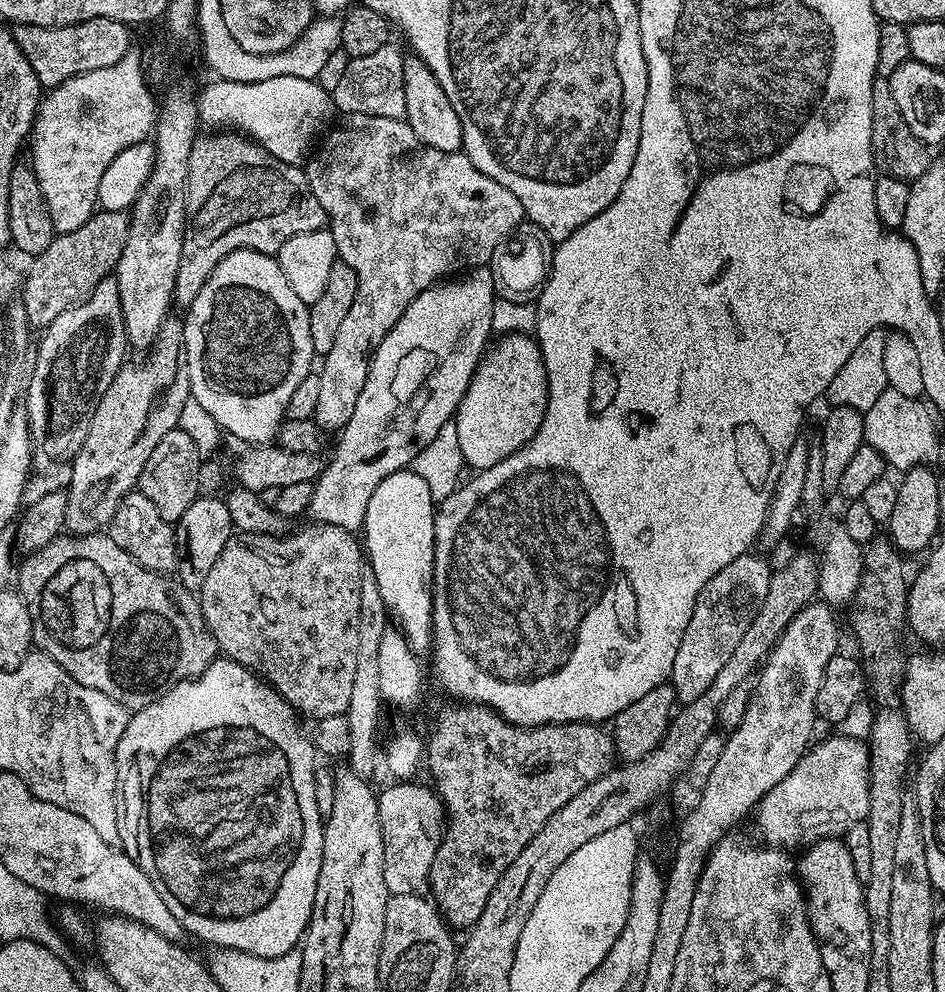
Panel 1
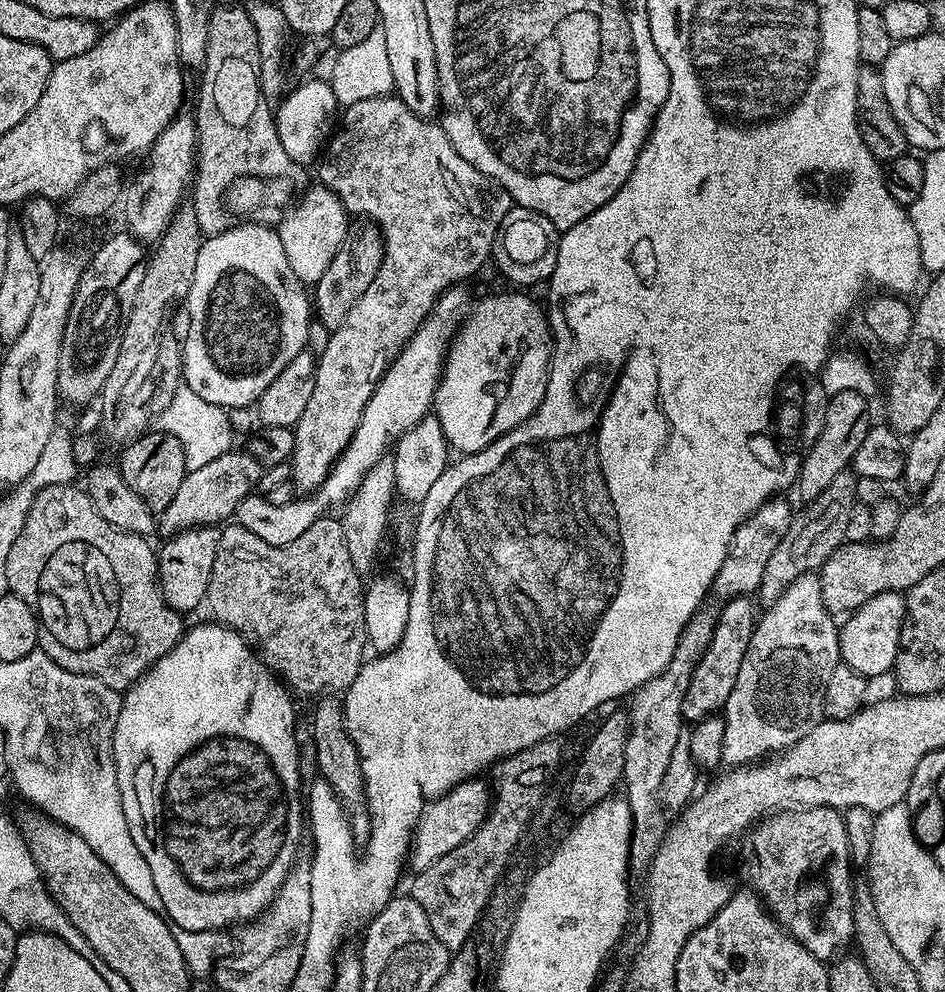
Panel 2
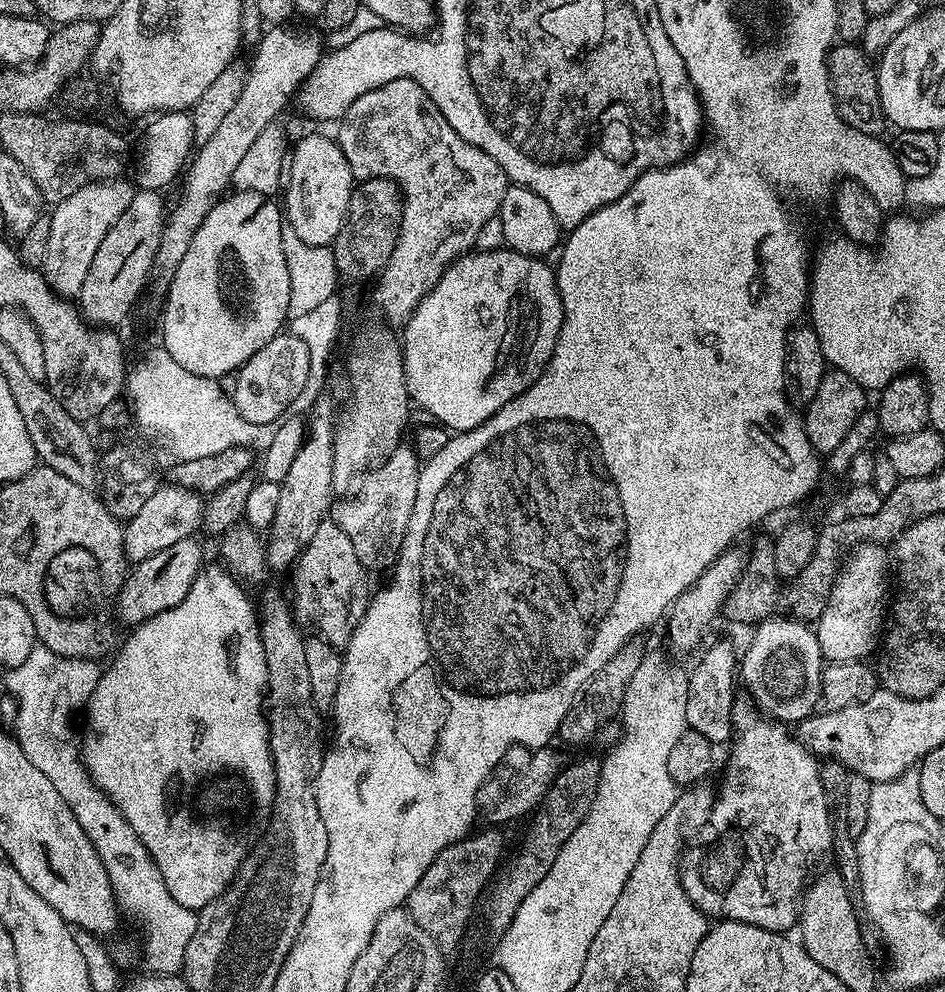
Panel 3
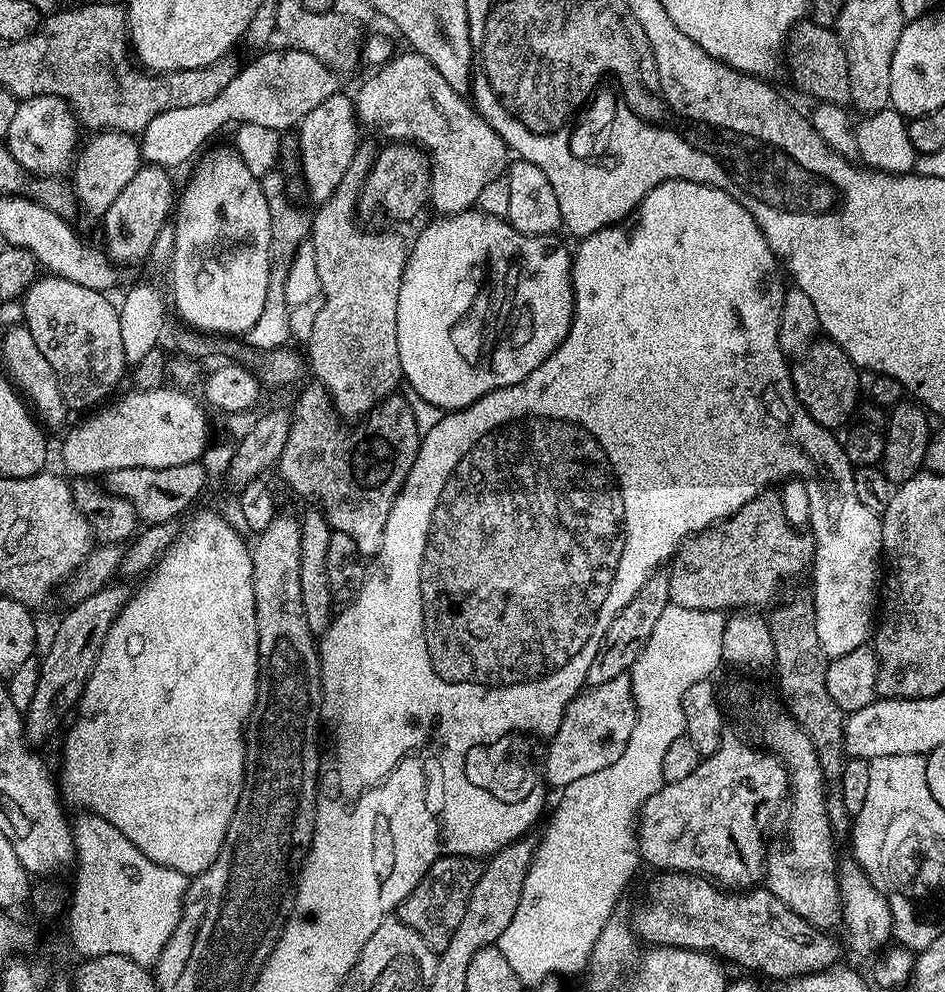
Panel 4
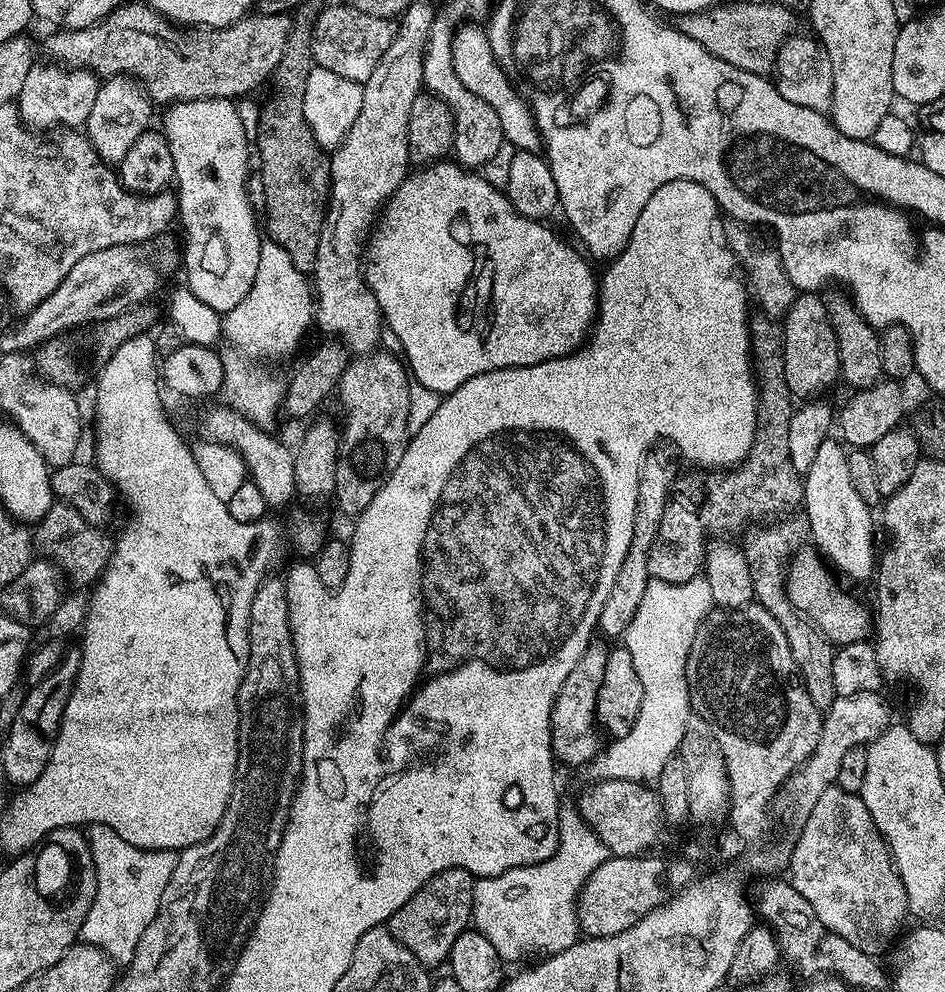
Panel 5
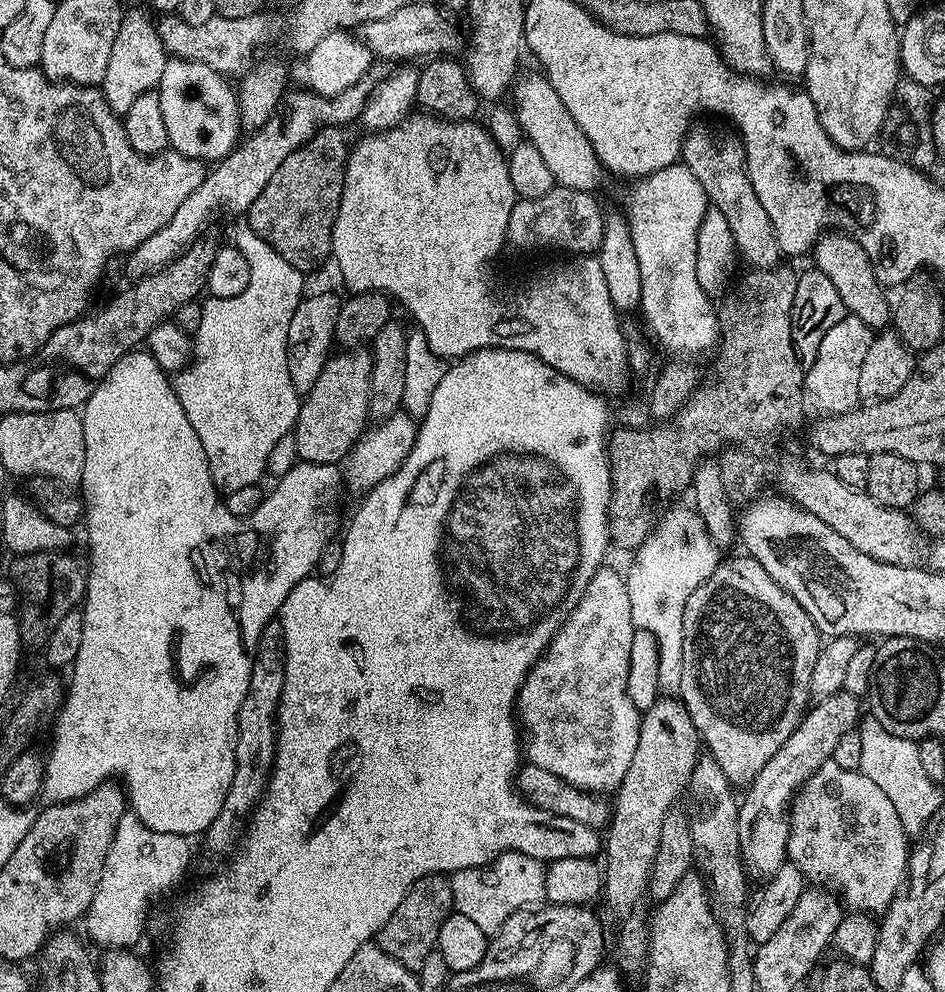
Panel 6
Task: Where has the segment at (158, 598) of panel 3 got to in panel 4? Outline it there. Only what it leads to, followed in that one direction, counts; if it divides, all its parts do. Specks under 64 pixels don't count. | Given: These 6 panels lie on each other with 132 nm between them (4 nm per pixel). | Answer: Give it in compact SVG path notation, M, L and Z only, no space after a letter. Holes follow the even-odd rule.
M113 582L90 594L82 602L71 605L68 613L60 620L52 641L48 644L48 653L40 660L38 687L34 690L34 702L30 702L24 716L24 735L32 746L44 744L60 728L64 715L75 709L80 703L86 682L100 657L106 634L116 620L116 615L124 608L130 595L130 588L124 582Z

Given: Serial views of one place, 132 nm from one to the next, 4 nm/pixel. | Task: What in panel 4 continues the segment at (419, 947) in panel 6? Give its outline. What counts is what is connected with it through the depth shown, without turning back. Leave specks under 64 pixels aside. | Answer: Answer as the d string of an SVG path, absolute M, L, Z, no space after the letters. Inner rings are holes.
M439 856L418 886L414 886L414 890L410 890L407 898L400 903L398 919L418 933L432 949L446 947L458 922L462 922L466 902L470 902L470 890L478 886L481 867L481 861L474 856Z

